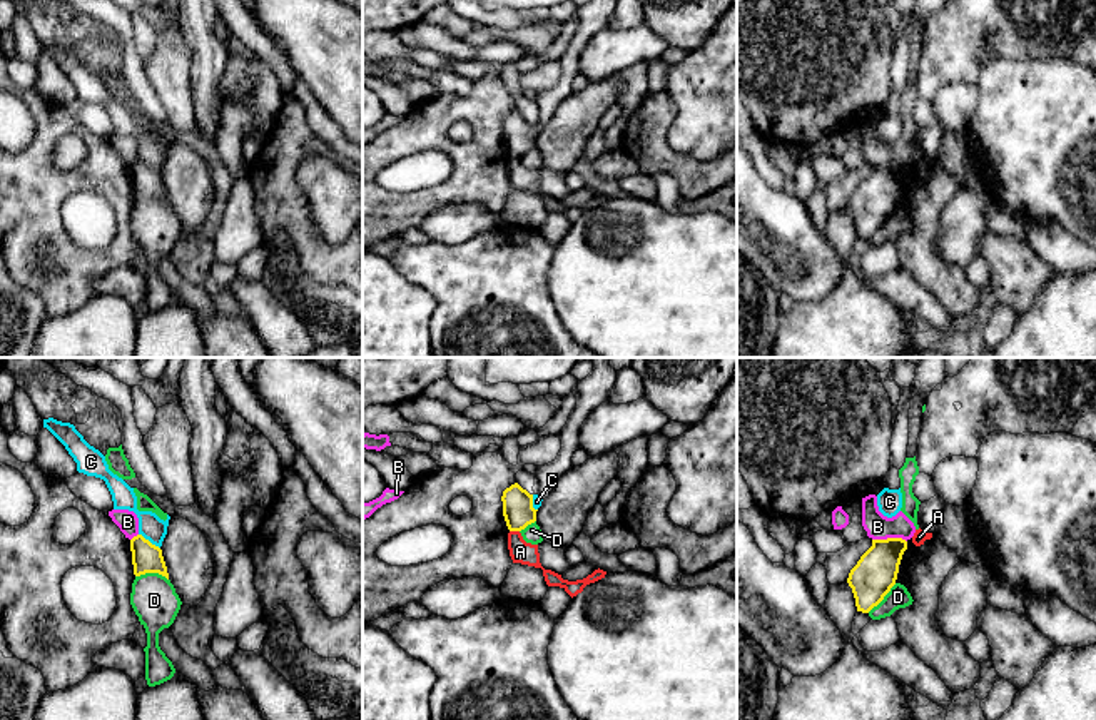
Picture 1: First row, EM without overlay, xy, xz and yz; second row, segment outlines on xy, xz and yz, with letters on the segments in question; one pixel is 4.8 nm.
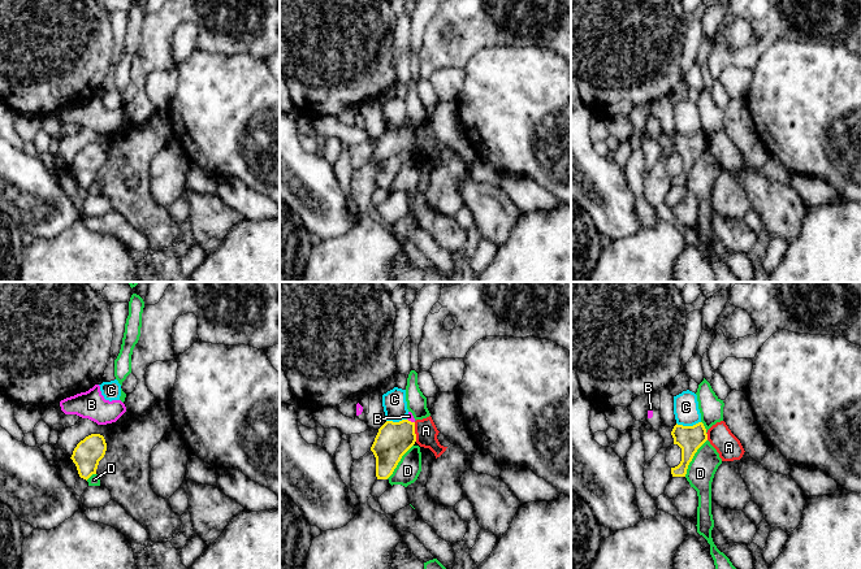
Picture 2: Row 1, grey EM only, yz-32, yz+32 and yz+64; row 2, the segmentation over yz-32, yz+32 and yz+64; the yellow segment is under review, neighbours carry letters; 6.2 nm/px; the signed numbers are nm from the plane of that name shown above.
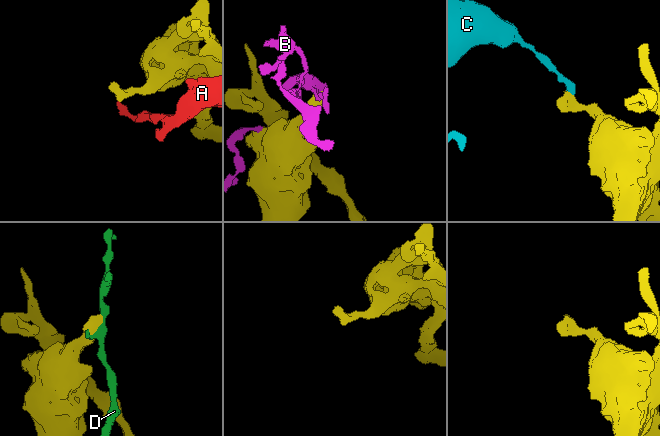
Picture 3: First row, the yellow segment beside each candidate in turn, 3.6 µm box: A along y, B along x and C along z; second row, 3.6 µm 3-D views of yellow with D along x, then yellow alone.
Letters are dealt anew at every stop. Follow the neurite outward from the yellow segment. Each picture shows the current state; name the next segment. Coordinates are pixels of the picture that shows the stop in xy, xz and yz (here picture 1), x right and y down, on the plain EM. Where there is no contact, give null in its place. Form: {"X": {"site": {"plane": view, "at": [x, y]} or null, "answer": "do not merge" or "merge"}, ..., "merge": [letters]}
{"A": {"site": {"plane": "xz", "at": [515, 156]}, "answer": "do not merge"}, "B": {"site": {"plane": "yz", "at": [889, 164]}, "answer": "do not merge"}, "C": {"site": {"plane": "xy", "at": [147, 166]}, "answer": "do not merge"}, "D": {"site": {"plane": "xy", "at": [152, 197]}, "answer": "do not merge"}, "merge": []}

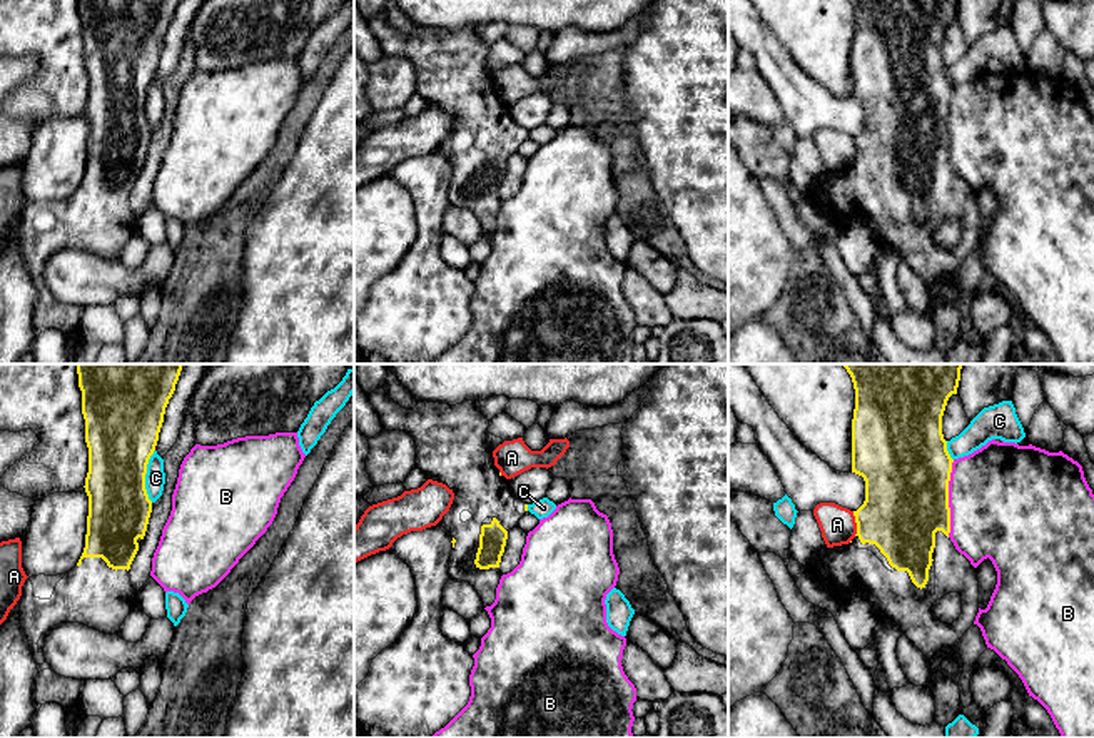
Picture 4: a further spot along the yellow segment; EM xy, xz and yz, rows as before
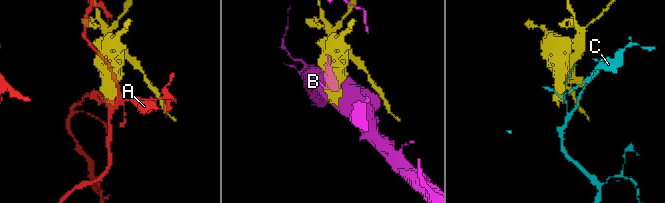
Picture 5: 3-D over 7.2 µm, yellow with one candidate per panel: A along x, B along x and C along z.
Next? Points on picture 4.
{"A": {"site": {"plane": "yz", "at": [855, 147]}, "answer": "do not merge"}, "B": {"site": {"plane": "yz", "at": [947, 124]}, "answer": "do not merge"}, "C": {"site": {"plane": "xy", "at": [144, 102]}, "answer": "do not merge"}, "merge": []}

